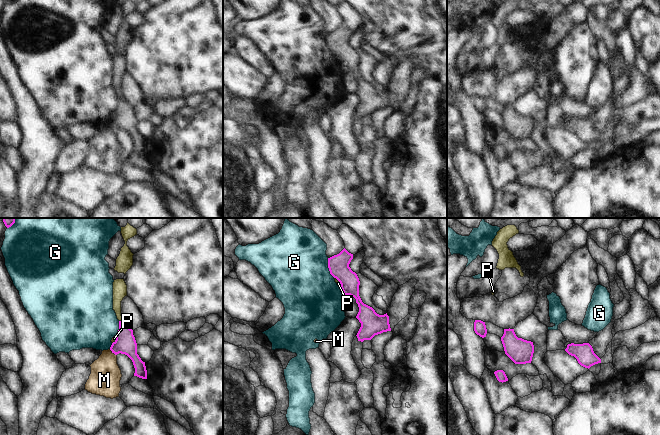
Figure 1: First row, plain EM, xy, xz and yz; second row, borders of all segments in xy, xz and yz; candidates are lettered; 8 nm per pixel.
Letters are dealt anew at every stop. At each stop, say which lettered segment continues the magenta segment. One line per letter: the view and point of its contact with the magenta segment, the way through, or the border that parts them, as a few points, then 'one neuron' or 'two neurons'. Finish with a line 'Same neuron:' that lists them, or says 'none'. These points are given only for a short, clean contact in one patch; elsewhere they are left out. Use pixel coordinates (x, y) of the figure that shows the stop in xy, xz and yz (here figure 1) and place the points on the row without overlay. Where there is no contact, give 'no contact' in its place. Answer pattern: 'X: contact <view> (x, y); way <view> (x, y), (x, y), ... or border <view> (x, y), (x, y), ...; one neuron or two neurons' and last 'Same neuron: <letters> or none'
G: contact xz (328, 43); two neurons
M: contact xy (113, 128); border xy (109, 125), (116, 131); two neurons
P: contact xy (120, 97); way xy (125, 119), (124, 104), (120, 97), (117, 86), (119, 66); one neuron
Same neuron: P

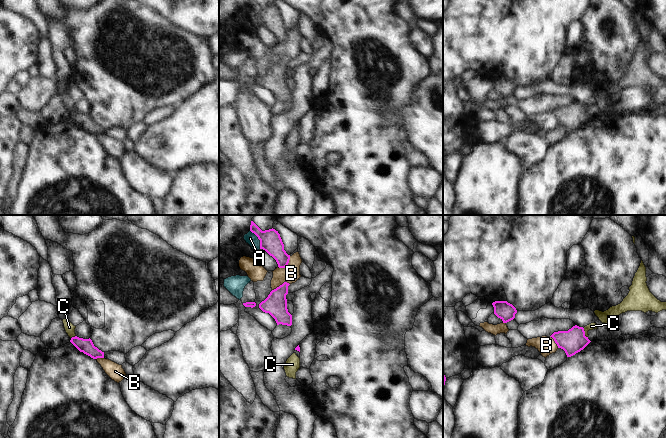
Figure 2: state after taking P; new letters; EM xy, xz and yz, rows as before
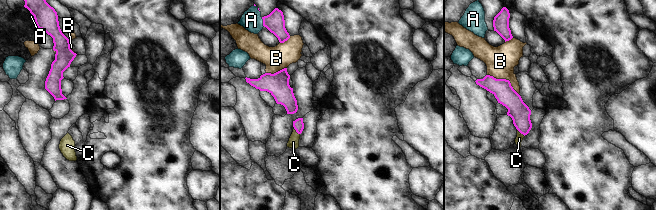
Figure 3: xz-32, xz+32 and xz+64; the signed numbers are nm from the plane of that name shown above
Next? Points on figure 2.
A: contact xz (258, 14); border xz (250, 6), (259, 16), (260, 24); two neurons
B: contact xz (286, 41); two neurons
C: contact yz (584, 109); way yz (574, 116), (584, 109), (591, 102); one neuron
Same neuron: C

